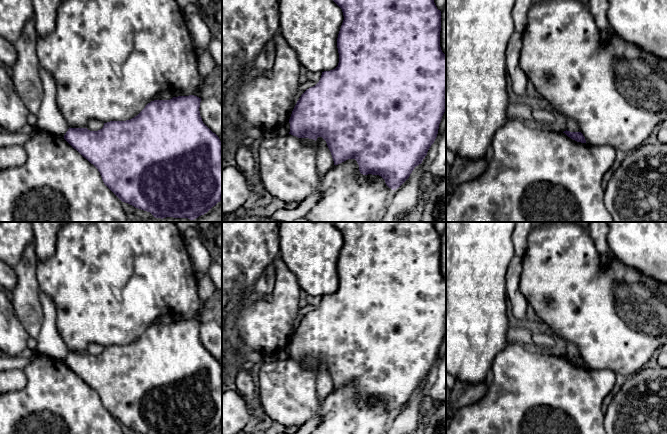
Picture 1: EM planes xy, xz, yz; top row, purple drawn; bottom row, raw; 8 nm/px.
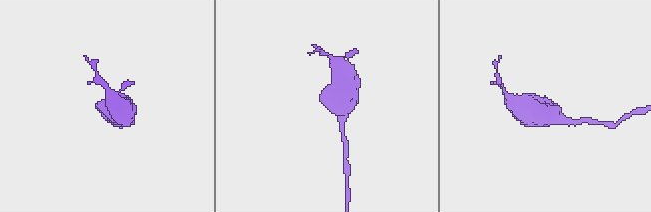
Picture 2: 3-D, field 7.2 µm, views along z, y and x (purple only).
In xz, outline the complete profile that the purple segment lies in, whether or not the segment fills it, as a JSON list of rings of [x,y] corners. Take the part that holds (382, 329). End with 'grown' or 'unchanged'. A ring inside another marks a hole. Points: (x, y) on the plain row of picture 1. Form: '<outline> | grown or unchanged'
[[[333,222],[333,225],[342,233],[344,244],[341,249],[338,262],[337,262],[337,272],[339,277],[339,287],[338,290],[330,295],[322,296],[319,306],[307,313],[297,325],[291,341],[289,343],[290,356],[289,358],[296,360],[298,362],[309,362],[317,364],[318,361],[322,361],[331,376],[334,389],[338,389],[348,383],[355,383],[359,389],[359,395],[363,399],[379,399],[384,404],[386,409],[392,414],[399,412],[410,400],[412,395],[416,390],[422,387],[423,383],[427,379],[427,376],[431,369],[434,367],[439,353],[439,348],[441,346],[442,340],[446,335],[446,279],[442,276],[440,271],[440,255],[441,255],[441,235],[437,233],[434,222]]] | unchanged

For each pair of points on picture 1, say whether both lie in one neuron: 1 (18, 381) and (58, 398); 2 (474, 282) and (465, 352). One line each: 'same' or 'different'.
1: different
2: same

